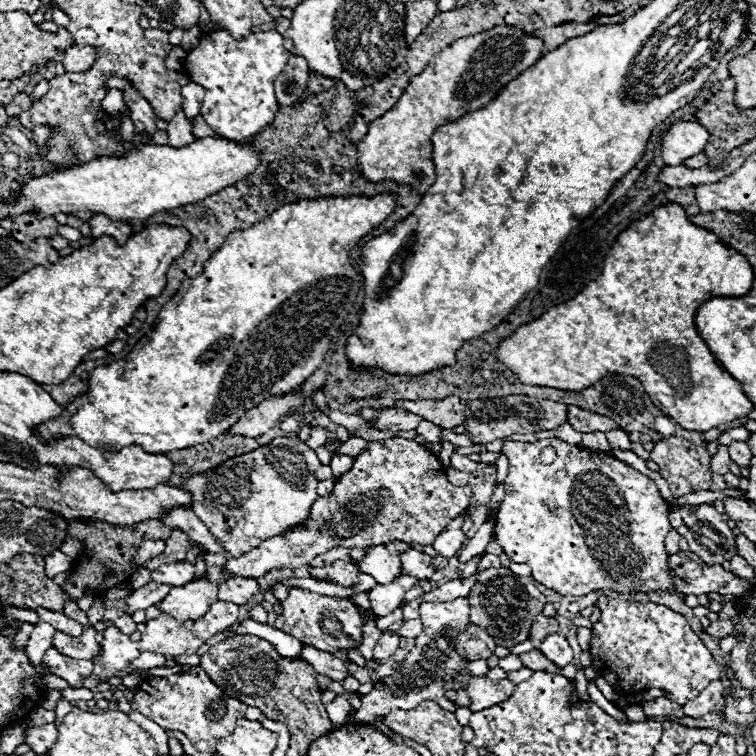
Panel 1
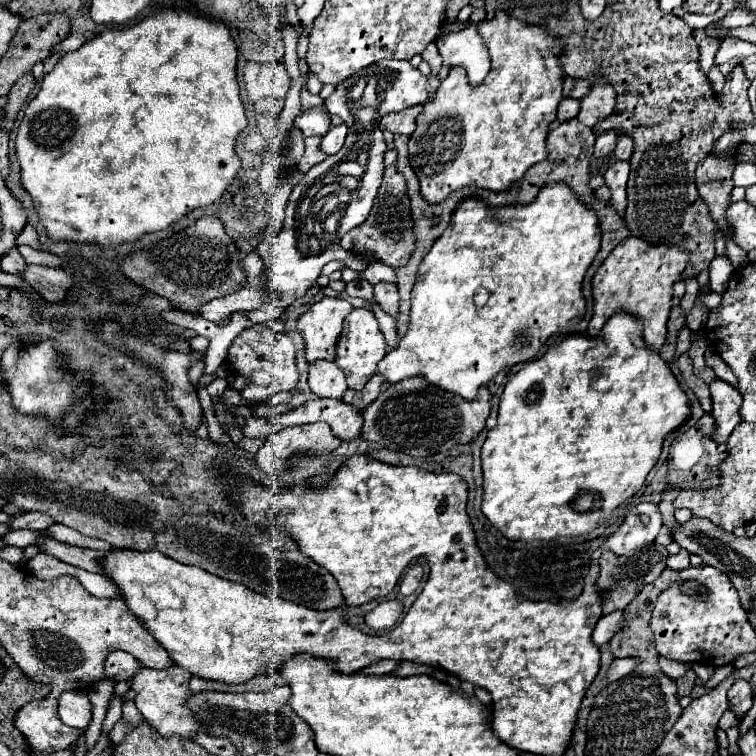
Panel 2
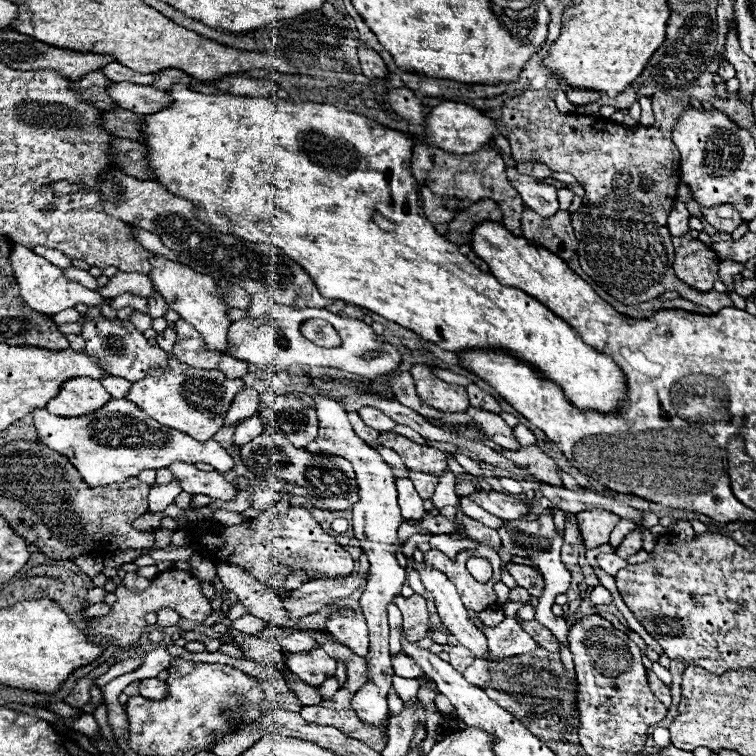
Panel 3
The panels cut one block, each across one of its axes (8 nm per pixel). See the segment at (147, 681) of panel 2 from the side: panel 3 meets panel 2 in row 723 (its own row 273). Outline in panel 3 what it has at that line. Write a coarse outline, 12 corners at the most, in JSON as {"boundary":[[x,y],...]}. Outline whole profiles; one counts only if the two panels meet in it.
{"boundary":[[154,254],[154,288],[210,350],[226,352],[216,280]]}

